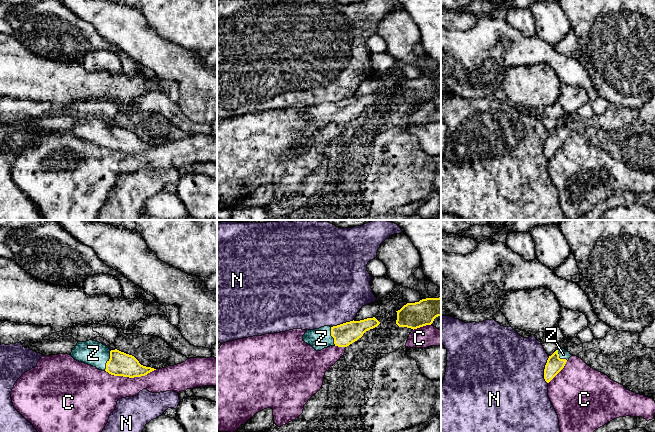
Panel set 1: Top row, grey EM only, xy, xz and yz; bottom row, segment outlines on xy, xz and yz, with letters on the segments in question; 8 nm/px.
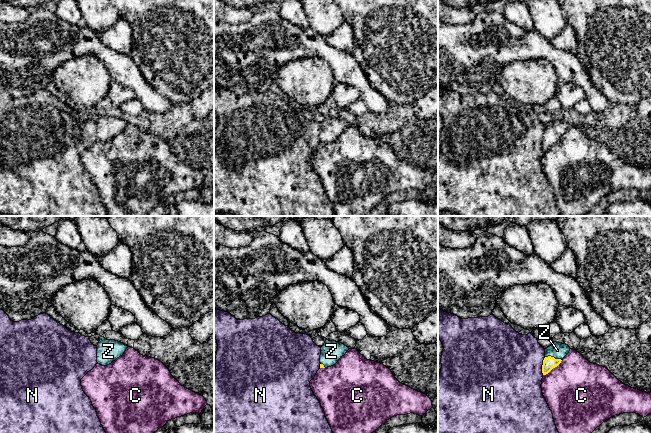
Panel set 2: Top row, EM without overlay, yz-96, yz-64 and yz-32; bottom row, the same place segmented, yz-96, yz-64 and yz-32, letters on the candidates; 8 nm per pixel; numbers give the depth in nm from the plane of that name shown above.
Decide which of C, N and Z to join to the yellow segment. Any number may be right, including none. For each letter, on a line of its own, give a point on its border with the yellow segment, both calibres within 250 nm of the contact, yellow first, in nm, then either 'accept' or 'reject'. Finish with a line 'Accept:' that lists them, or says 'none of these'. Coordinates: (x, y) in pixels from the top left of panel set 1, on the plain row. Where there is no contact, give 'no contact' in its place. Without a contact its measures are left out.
C: meets yellow in xy at (130, 153); 190 nm thick on the yellow side, 300 nm on the other; reject
N: meets yellow in yz at (544, 146); 140 nm thick on the yellow side, 500 nm on the other; reject
Z: meets yellow in xy at (109, 136); 190 nm thick on the yellow side, 200 nm on the other; accept
Accept: Z

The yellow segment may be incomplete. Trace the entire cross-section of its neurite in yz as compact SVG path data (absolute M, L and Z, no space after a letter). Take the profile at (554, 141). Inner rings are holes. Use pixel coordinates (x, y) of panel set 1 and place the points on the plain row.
M558 123L552 131L549 131L544 145L544 155L547 159L549 159L564 144L571 132L570 128L562 123Z

